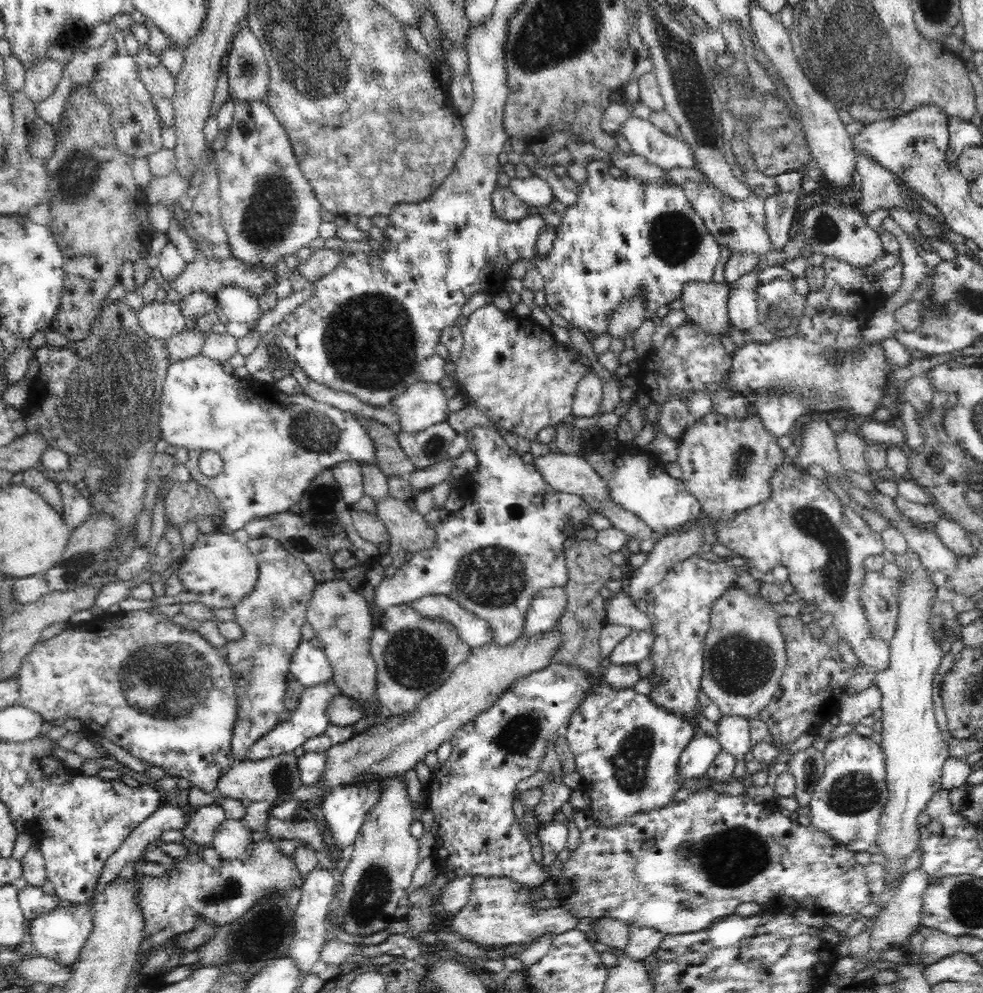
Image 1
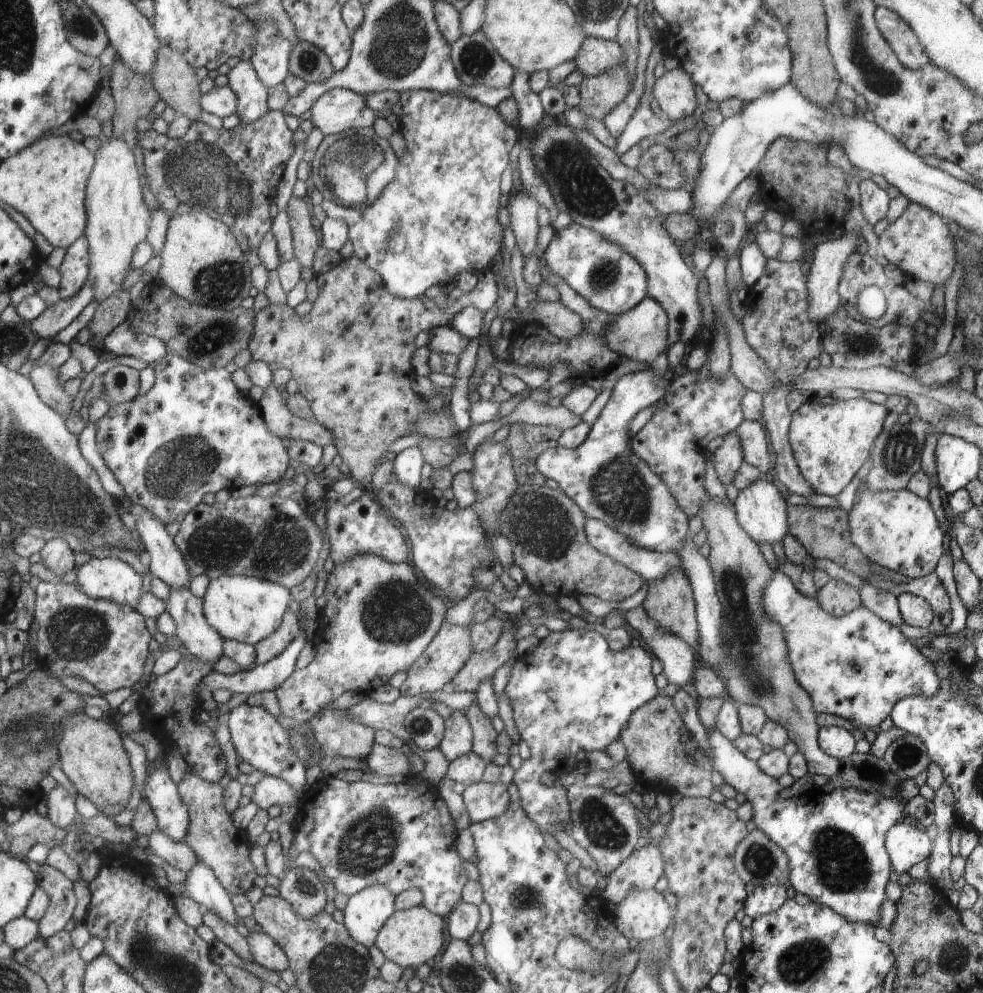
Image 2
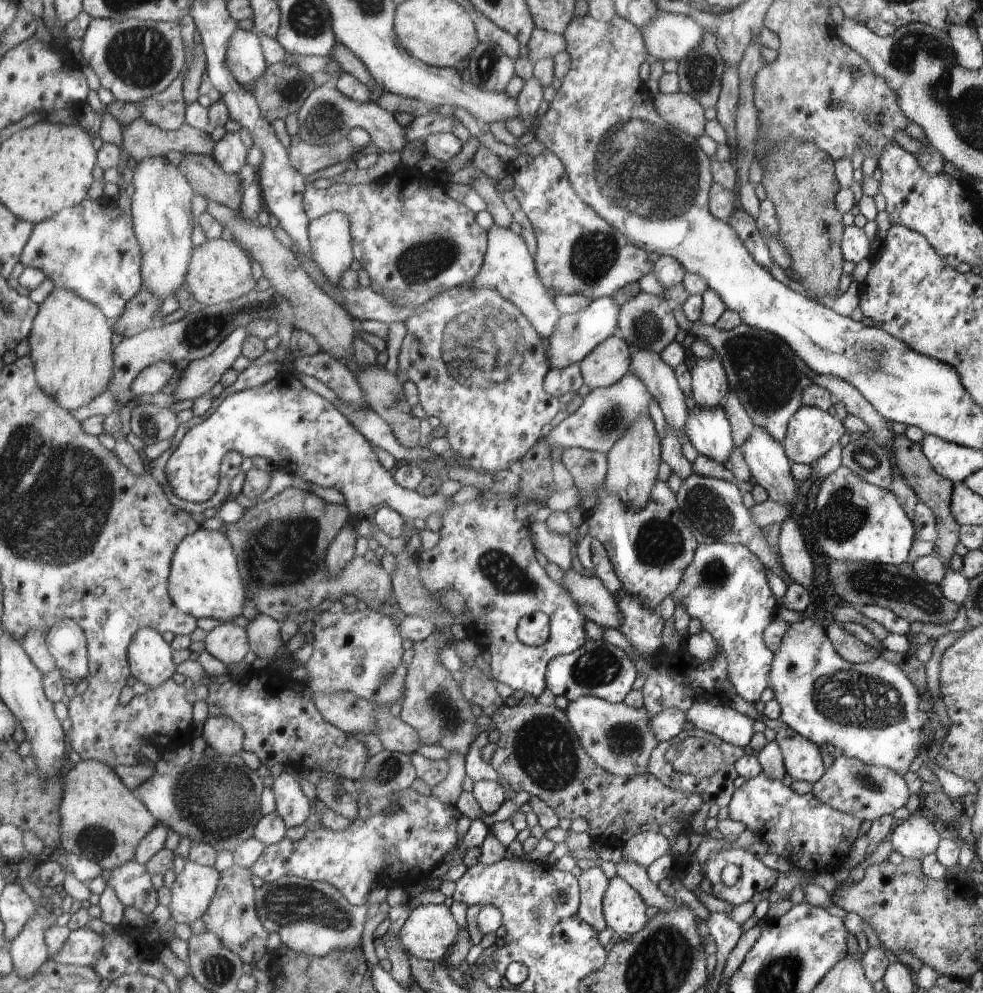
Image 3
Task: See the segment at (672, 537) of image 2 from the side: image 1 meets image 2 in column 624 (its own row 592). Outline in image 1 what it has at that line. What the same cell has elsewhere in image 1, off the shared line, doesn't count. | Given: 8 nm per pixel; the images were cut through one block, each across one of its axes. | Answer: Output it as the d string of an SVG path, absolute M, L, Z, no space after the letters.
M476 426L466 432L468 449L478 458L476 474L470 476L470 482L476 486L472 498L463 497L464 506L458 512L451 511L446 520L440 520L435 526L436 539L430 547L418 550L408 562L404 563L394 576L385 577L375 588L372 609L380 613L389 606L398 606L430 595L452 597L465 610L488 624L489 644L507 647L522 636L530 602L539 590L552 587L564 587L568 582L568 567L564 542L588 524L596 509L588 505L580 495L558 492L550 486L544 492L544 508L530 504L530 498L538 494L536 468L533 464L523 463L518 454L503 436L487 426Z

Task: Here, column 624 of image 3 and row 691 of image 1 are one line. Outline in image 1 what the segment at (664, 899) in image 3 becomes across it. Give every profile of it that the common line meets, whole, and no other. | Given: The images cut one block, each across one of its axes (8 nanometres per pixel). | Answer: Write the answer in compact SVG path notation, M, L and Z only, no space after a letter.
M872 684L854 695L843 694L839 700L837 715L841 723L859 724L862 718L870 716L880 706L880 689Z

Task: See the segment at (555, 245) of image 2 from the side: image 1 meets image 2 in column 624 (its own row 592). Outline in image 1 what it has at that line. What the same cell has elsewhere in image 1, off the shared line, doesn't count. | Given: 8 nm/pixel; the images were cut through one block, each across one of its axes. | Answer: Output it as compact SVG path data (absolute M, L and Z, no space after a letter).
M260 537L249 539L246 545L258 561L259 576L252 592L240 598L240 602L236 602L237 606L234 607L233 620L240 625L241 638L228 640L222 649L228 666L232 669L233 684L236 685L236 724L232 728L231 753L237 760L242 760L242 756L248 754L254 742L281 722L280 714L285 709L291 658L302 641L300 628L306 622L308 603L317 585L308 565L280 547L278 541L270 537Z

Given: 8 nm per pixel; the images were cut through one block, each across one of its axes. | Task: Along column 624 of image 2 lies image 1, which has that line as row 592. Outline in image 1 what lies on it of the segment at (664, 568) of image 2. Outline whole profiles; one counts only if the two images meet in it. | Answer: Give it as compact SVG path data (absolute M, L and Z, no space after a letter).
M564 587L537 591L530 602L522 635L534 637L535 634L548 632L558 624L567 602L568 595Z

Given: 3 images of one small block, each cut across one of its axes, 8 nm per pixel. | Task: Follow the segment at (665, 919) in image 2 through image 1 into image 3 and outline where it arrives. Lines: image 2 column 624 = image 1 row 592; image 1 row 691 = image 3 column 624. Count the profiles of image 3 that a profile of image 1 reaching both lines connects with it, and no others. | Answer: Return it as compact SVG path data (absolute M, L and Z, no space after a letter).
M612 877L603 898L603 915L616 934L635 935L648 922L646 902L623 877Z

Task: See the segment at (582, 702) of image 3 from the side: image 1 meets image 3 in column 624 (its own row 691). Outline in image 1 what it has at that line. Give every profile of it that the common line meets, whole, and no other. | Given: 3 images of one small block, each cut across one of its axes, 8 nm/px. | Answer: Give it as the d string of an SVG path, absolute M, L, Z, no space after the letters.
M732 585L730 592L723 594L712 605L712 614L703 646L703 671L701 686L705 696L721 713L729 717L755 718L760 711L774 698L780 686L780 678L786 669L786 645L784 635L778 625L781 616L763 597L752 597L744 588Z

